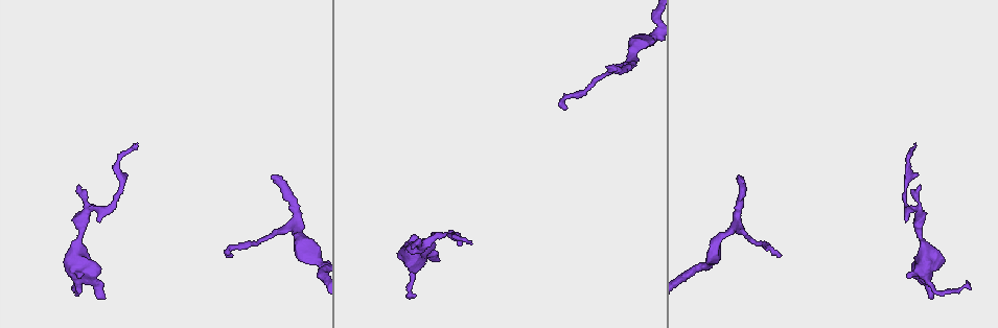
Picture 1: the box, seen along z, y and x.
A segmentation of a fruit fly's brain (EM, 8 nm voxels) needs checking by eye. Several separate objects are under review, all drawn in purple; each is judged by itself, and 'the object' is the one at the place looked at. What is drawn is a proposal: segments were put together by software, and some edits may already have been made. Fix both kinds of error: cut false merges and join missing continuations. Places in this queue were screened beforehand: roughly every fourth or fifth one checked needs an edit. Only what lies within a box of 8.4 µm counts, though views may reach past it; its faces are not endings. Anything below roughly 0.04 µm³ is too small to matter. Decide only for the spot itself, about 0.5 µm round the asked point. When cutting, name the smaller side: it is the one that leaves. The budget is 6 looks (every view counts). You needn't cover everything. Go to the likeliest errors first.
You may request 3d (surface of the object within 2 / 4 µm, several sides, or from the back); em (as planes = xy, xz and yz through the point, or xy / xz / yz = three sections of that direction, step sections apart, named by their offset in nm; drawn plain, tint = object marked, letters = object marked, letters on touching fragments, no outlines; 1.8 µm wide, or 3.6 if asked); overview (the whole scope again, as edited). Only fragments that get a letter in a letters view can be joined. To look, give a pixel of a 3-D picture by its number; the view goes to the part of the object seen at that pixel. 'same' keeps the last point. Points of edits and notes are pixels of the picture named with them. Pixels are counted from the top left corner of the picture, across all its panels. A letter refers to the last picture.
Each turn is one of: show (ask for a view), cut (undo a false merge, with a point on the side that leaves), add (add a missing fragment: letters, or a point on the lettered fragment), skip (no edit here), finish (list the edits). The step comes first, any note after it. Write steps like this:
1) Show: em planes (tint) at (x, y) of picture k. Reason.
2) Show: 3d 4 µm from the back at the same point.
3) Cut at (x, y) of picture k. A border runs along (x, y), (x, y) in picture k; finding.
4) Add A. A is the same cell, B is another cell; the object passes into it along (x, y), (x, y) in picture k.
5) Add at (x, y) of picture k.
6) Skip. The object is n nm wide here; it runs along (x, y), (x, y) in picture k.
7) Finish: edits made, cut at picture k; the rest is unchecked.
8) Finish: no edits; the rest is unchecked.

Show: em yz step 16 (tint) at (271, 177) of picture 1. Tapers out.

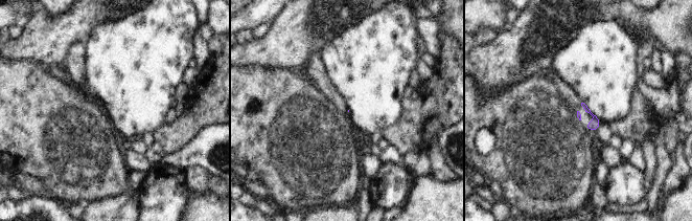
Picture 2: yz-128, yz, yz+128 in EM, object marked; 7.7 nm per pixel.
Show: em yz step 16 (letters) at the same point.

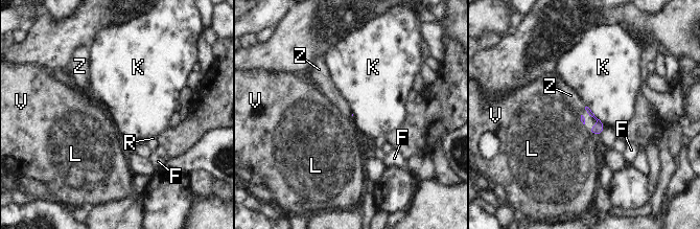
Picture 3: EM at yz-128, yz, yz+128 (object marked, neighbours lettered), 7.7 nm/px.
Add at (570, 95) of picture 3. Z is the same cell, F, K, L, R and V are other cells; it goes on there.

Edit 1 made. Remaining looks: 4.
Show: 3d 2 µm at (414, 295) of picture 1. Tapers out.

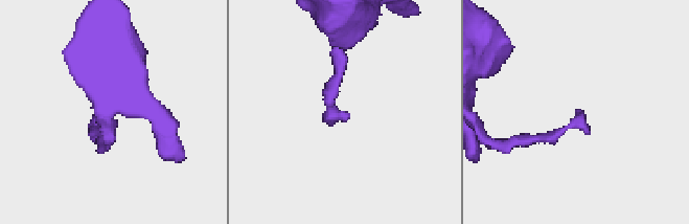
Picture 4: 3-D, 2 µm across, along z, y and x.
Show: em xy step 4 (letters) at (344, 114) of picture 4.

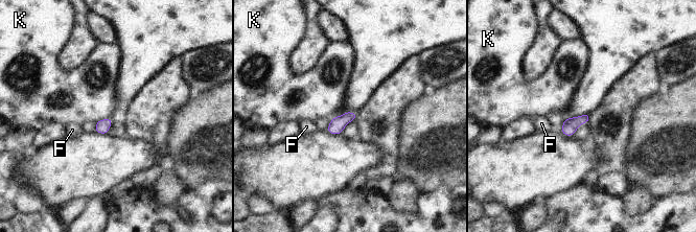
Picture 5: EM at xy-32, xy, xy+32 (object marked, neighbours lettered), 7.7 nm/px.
Skip. The longest contact is with K, 150 nm; F and K are other cells; a border runs along (113, 118), (101, 118), (95, 122) in picture 5; no lettered fragment goes on from it.

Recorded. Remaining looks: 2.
Show: em planes (letters) at (414, 247) of picture 1. Tapers out.

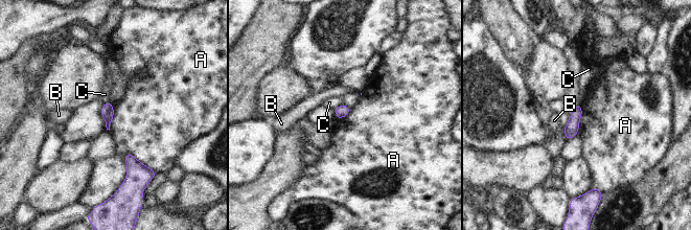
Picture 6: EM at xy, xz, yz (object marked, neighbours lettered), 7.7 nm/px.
Skip. The object is 100 nm wide here; A, B and C are other cells; a border runs along (123, 155), (133, 155), (156, 171) in picture 6; no lettered fragment goes on from it.

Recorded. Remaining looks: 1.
Finish: edits made, add at picture 3; the rest is unchecked.

